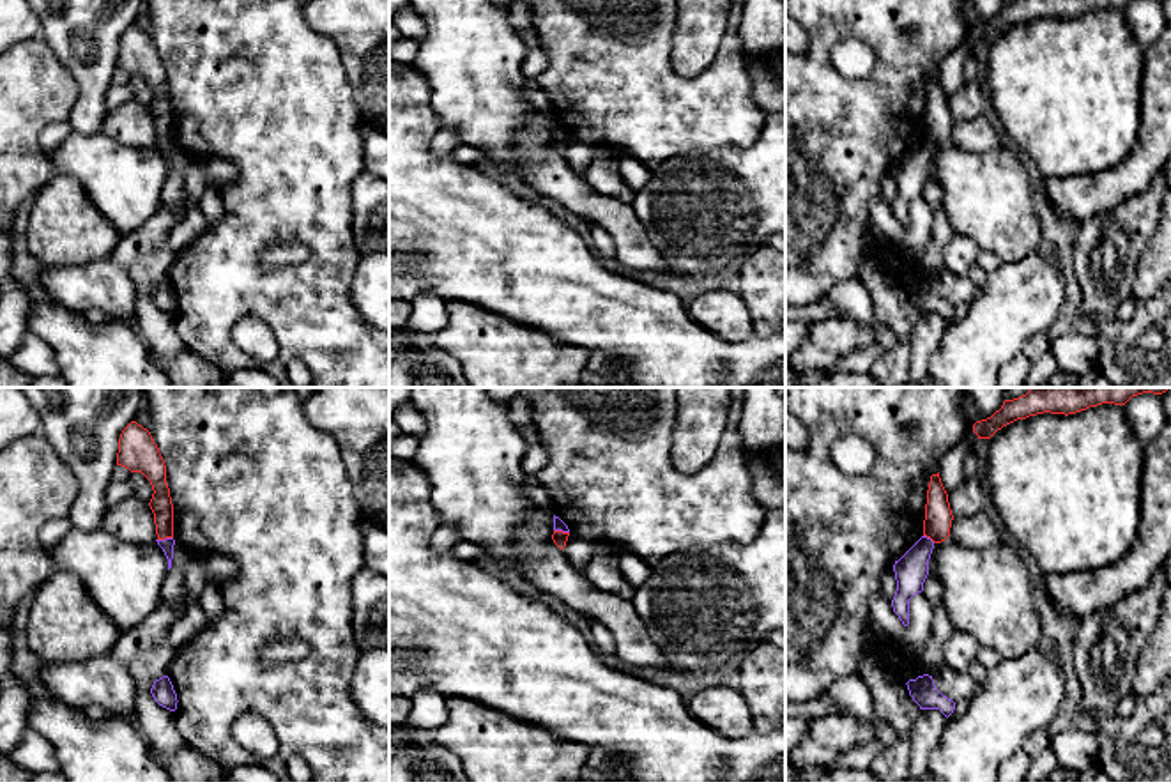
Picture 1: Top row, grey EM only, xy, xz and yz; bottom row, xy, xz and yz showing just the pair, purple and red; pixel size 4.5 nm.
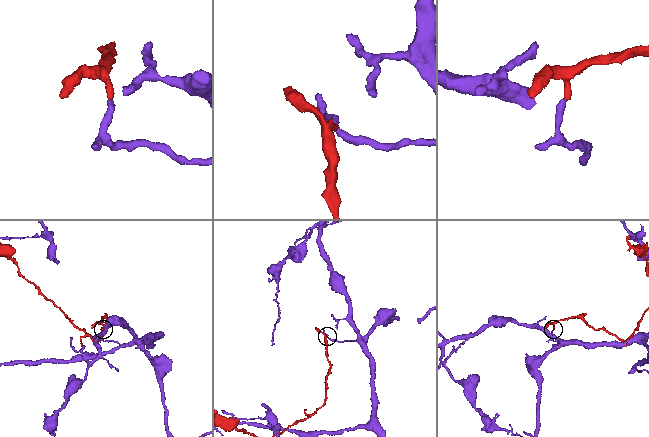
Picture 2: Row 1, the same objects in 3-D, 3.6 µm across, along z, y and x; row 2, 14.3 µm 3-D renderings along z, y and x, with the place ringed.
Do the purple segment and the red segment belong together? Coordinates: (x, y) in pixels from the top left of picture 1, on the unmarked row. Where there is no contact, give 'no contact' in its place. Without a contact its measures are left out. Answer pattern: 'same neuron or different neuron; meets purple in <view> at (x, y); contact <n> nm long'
different neuron; meets purple in xy at (167, 142); contact 70 nm long

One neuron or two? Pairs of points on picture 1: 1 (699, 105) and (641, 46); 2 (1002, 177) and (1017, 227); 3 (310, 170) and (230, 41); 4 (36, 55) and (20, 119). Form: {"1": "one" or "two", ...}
{"1": "one", "2": "one", "3": "one", "4": "one"}

